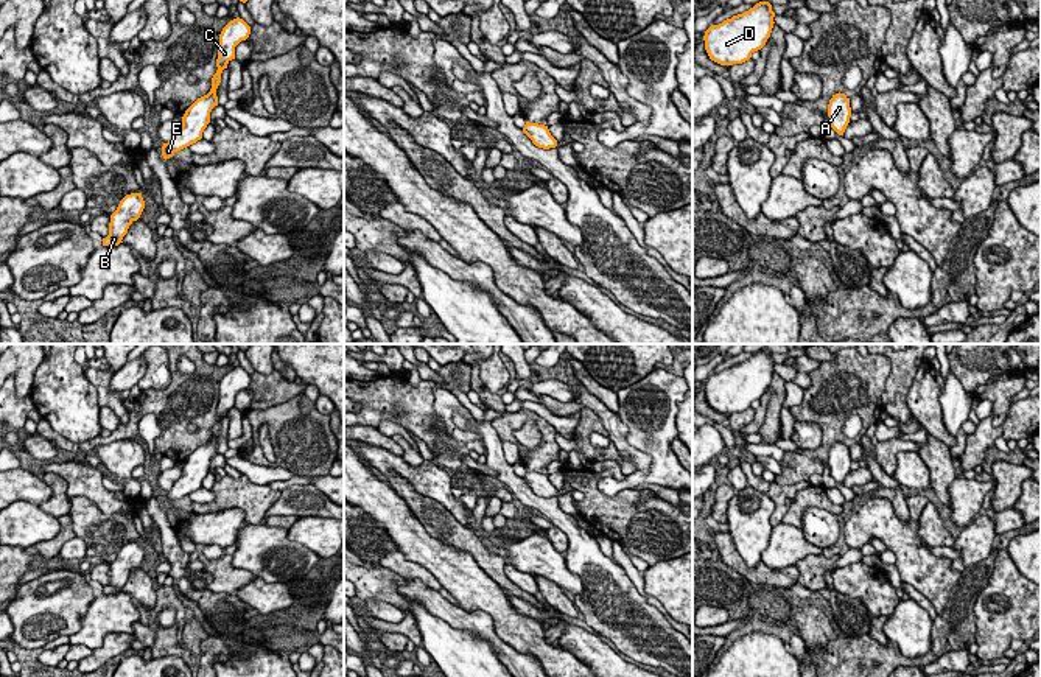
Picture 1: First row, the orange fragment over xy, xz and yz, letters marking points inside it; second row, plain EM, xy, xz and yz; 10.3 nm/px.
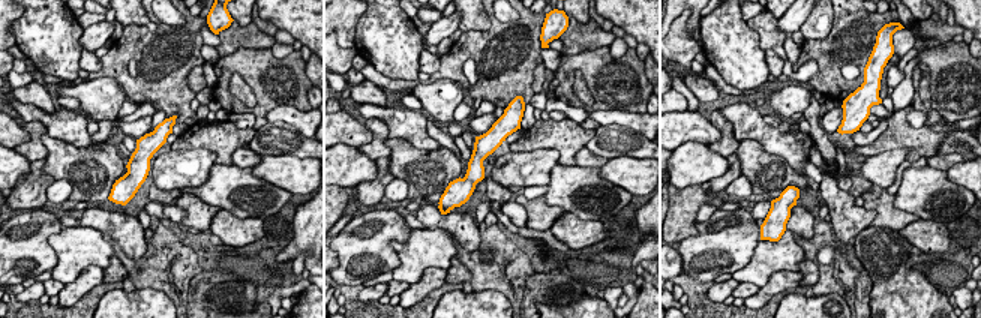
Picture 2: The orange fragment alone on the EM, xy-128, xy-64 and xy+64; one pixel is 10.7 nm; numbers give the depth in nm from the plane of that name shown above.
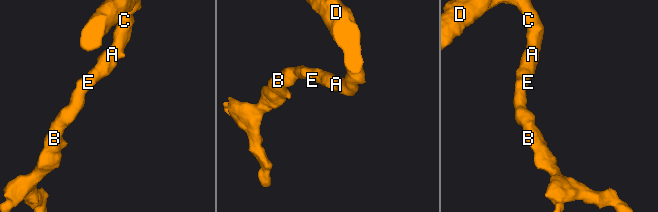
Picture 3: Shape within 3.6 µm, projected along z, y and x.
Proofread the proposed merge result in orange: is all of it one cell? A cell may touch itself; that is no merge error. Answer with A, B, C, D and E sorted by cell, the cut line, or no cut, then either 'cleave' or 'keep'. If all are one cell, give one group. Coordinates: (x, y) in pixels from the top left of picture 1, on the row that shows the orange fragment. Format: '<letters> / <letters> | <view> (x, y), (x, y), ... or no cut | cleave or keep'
A B C D E | no cut | keep

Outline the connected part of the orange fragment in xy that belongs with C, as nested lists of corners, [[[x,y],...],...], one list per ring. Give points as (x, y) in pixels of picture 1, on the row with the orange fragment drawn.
[[[240,17],[230,20],[219,34],[219,50],[216,59],[216,73],[212,78],[212,89],[207,95],[198,98],[184,114],[182,126],[174,137],[163,143],[163,159],[173,157],[177,151],[196,143],[202,139],[202,132],[210,123],[210,112],[218,106],[216,89],[221,82],[221,73],[227,64],[235,59],[235,47],[246,40],[251,34],[251,26]]]

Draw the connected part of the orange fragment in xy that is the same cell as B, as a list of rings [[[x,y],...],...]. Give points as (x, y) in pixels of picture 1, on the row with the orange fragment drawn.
[[[142,193],[126,195],[117,210],[110,215],[109,235],[103,238],[103,246],[118,246],[128,233],[129,226],[137,221],[145,209]]]

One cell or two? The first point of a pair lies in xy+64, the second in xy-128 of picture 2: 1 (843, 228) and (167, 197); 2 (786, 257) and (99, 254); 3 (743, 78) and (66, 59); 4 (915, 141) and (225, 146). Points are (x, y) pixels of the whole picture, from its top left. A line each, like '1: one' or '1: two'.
1: one
2: one
3: one
4: one

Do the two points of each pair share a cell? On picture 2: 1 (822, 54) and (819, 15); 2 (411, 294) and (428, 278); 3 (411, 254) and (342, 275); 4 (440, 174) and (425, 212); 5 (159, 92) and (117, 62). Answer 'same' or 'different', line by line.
1: different
2: same
3: different
4: different
5: same

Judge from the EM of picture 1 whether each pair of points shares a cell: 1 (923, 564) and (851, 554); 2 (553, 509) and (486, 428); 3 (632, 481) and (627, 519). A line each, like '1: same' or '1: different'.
1: different
2: same
3: different

